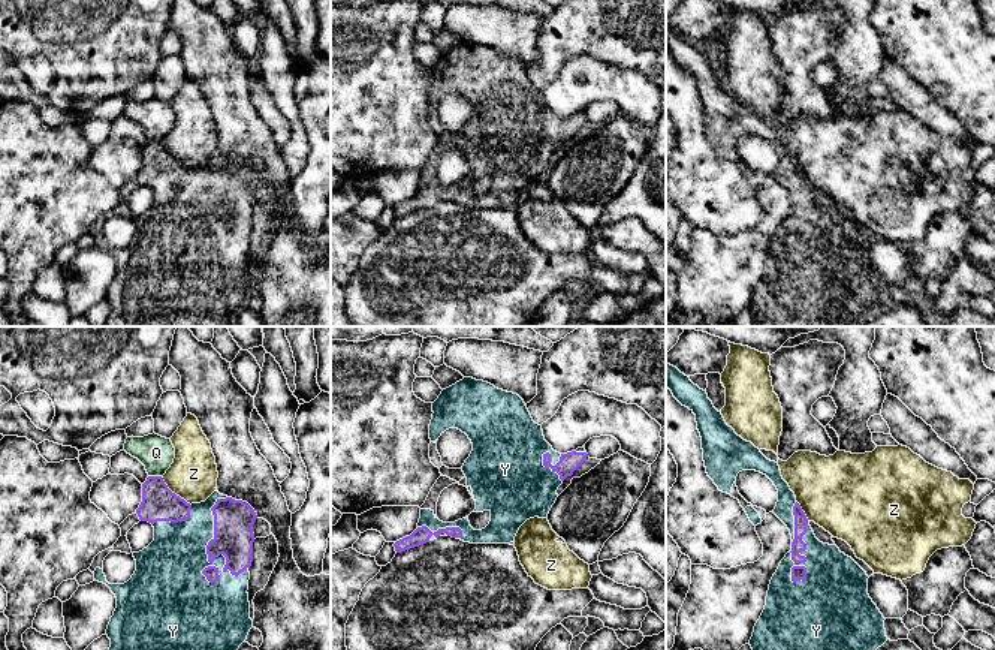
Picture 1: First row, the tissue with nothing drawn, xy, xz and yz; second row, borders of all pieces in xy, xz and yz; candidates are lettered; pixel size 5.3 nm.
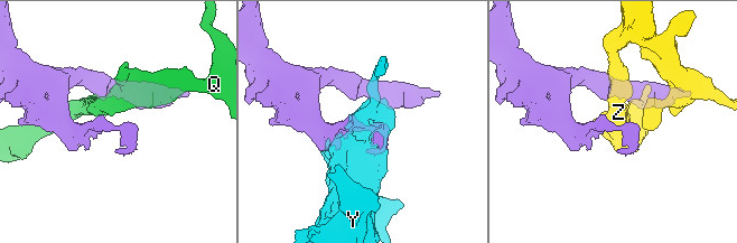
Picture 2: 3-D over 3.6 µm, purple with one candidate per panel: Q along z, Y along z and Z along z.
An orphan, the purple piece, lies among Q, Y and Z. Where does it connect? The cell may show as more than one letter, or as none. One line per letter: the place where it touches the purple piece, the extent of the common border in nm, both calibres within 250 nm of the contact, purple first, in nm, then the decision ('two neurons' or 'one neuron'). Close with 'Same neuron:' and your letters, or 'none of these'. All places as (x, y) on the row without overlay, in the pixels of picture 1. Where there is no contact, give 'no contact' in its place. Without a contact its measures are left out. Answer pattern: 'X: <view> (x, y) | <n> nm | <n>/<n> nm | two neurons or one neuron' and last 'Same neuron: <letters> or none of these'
Q: xy (154, 141) | 70 nm | 190/190 nm | two neurons
Y: xy (214, 202) | 480 nm | 220/320 nm | one neuron
Z: xy (174, 158) | 220 nm | 190/260 nm | two neurons
Same neuron: Y

